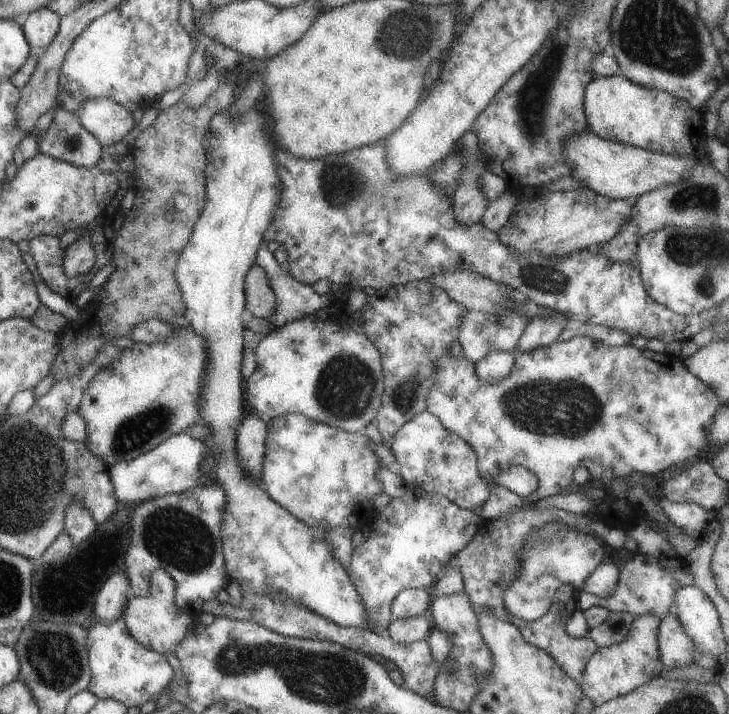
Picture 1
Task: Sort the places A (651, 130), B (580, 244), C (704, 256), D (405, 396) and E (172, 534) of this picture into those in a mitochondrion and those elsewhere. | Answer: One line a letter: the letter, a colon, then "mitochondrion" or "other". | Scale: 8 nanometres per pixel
A: other
B: other
C: mitochondrion
D: mitochondrion
E: mitochondrion

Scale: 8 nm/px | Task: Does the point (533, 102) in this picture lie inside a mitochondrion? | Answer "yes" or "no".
yes

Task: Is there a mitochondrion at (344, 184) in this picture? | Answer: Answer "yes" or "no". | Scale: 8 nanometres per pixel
yes

